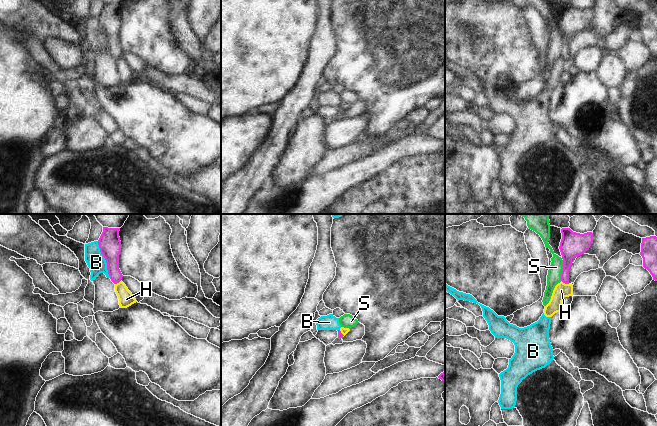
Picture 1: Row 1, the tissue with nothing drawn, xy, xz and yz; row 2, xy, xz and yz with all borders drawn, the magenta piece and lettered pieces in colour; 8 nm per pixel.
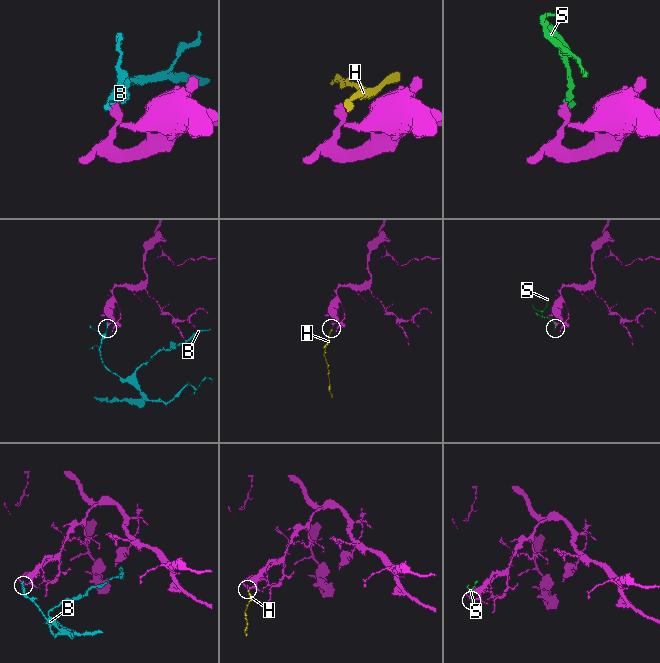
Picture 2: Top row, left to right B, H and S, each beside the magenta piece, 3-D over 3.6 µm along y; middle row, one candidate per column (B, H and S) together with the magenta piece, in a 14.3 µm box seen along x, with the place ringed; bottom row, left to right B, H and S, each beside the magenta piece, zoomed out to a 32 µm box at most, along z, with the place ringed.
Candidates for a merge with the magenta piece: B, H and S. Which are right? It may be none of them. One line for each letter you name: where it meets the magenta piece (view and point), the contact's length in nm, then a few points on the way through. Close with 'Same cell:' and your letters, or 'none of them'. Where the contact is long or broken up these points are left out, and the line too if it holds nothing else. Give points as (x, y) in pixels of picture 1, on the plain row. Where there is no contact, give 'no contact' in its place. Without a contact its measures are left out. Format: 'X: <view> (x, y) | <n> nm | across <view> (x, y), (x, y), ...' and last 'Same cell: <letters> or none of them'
Same cell: none of them

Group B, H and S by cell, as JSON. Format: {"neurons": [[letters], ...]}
{"neurons": [["B"], ["H"], ["S"]]}

